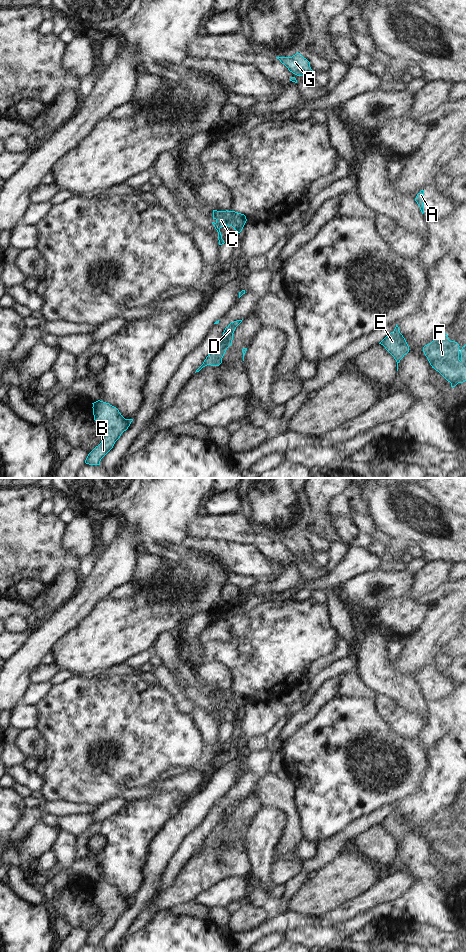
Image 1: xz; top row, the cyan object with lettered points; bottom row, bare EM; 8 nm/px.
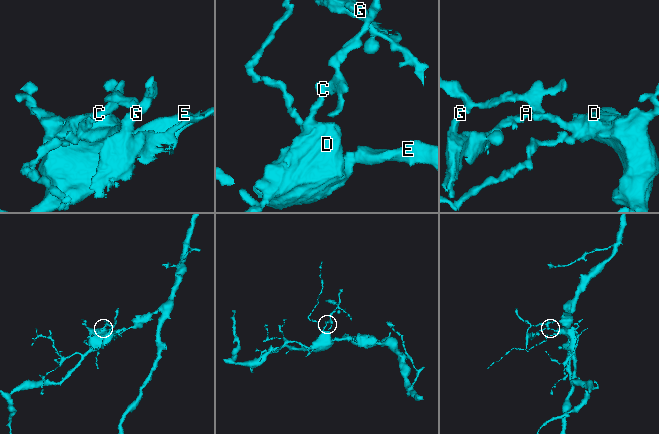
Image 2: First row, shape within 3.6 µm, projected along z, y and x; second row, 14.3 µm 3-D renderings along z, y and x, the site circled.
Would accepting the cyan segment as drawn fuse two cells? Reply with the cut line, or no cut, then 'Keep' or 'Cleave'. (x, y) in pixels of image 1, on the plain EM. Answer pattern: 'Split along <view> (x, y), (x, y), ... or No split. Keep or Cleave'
Split along xz (230, 691), (232, 705). Cleave

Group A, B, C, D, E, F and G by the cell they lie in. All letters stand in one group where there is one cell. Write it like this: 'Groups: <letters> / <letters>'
Groups: A G / B C D E F

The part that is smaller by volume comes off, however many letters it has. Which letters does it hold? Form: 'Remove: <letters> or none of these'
Remove: A, G

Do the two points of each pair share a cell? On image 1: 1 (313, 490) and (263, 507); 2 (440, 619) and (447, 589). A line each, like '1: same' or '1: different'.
1: different
2: same

